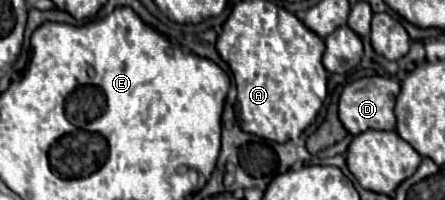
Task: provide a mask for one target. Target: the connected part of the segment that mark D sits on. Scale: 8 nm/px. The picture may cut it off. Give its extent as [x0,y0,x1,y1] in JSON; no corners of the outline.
[338,76,400,136]

